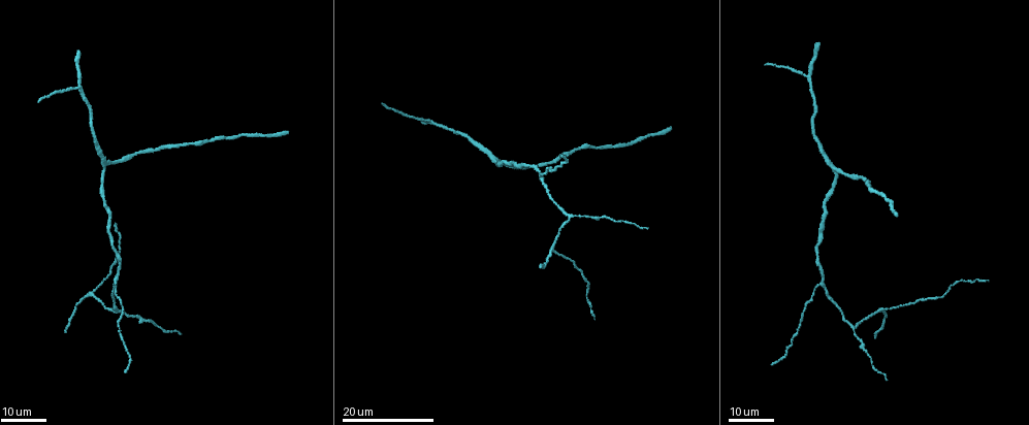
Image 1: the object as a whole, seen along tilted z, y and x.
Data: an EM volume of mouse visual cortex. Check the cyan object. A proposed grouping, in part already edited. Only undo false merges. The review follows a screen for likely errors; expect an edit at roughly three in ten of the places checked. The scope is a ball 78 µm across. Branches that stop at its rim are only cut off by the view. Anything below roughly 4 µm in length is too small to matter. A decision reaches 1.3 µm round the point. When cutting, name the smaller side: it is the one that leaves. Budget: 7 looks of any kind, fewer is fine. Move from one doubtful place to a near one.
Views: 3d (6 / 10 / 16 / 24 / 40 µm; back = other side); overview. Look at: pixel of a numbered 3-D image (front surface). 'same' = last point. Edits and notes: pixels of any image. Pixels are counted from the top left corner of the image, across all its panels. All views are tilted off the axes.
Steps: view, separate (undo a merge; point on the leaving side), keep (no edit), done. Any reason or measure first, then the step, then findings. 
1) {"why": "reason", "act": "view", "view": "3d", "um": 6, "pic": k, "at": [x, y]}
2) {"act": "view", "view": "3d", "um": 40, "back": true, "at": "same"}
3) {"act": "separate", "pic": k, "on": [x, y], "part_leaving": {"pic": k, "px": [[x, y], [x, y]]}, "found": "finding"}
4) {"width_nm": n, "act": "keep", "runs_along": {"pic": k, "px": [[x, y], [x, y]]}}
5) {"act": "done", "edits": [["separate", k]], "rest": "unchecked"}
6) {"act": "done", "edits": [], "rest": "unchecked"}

{"why": "side arm on a straight run", "act": "view", "view": "3d", "um": 24, "pic": 1, "at": [572, 216]}

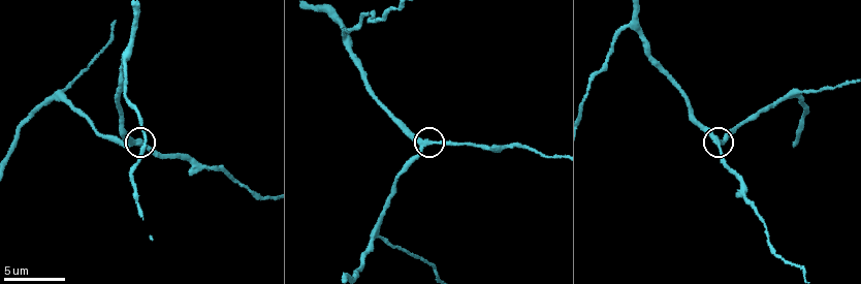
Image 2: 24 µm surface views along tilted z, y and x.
{"act": "view", "view": "3d", "um": 10, "pic": 2, "at": [134, 141]}

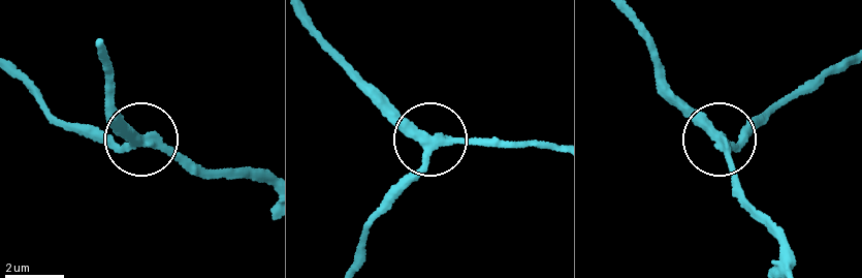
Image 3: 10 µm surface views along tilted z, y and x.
{"why": "from behind", "act": "view", "view": "3d", "um": 10, "back": true, "pic": 3, "at": [724, 143]}

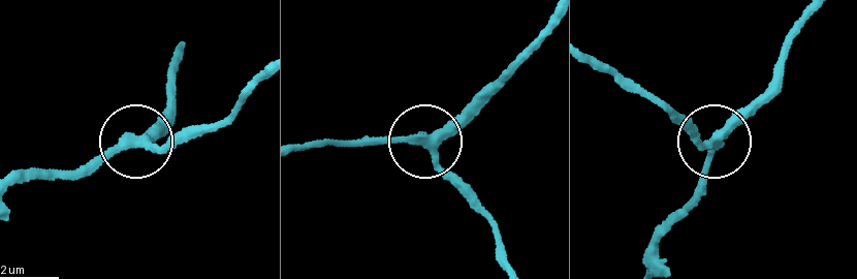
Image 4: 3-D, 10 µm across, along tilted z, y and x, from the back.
{"act": "keep", "runs_along": {"pic": 4, "px": [[549, 27], [425, 141], [356, 143]]}, "found": "continuous, no second neuron"}

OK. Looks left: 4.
{"why": "branch point", "act": "view", "view": "3d", "um": 10, "pic": 2, "at": [126, 57]}

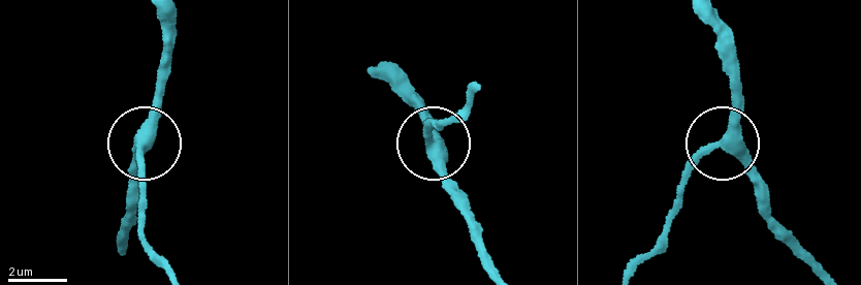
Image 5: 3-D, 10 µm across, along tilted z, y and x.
{"arms": 3, "act": "keep", "runs_along": {"pic": 5, "px": [[712, 18], [729, 62], [732, 135], [695, 166], [676, 200]]}, "found": "continuous, no second neuron"}

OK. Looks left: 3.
{"act": "view", "view": "3d", "um": 6, "pic": 2, "at": [378, 235]}

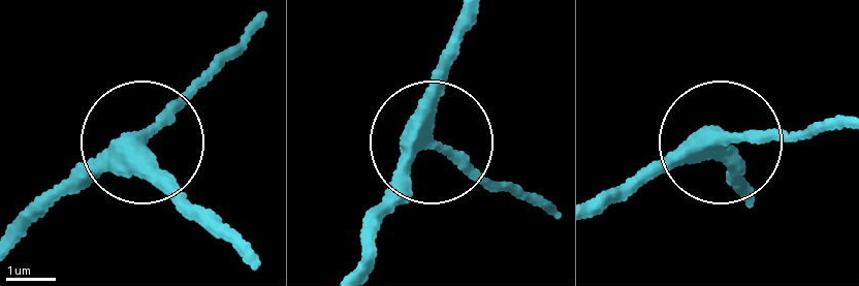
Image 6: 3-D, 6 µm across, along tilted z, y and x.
{"act": "keep", "runs_along": {"pic": 6, "px": [[471, 22], [436, 128], [369, 257]]}, "found": "one neuron here"}

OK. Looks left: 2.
{"act": "done", "edits": [], "rest": "unchecked"}

